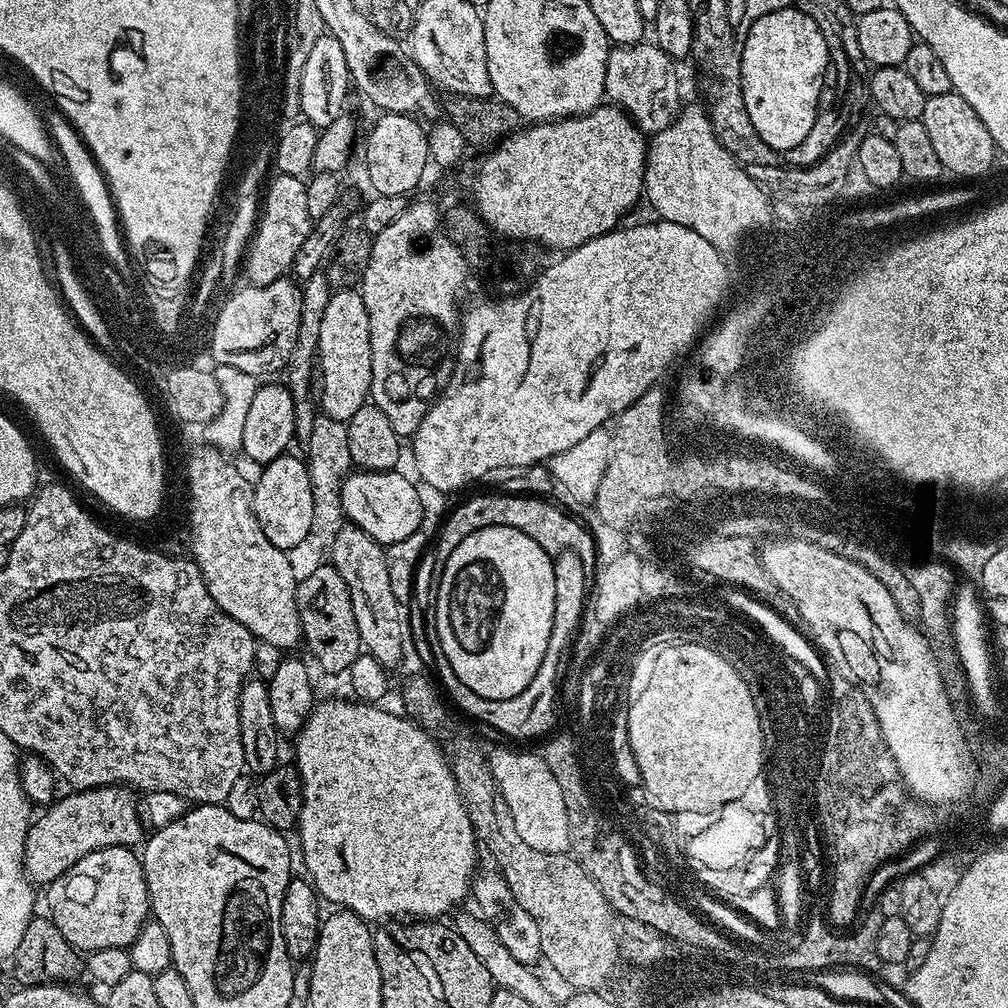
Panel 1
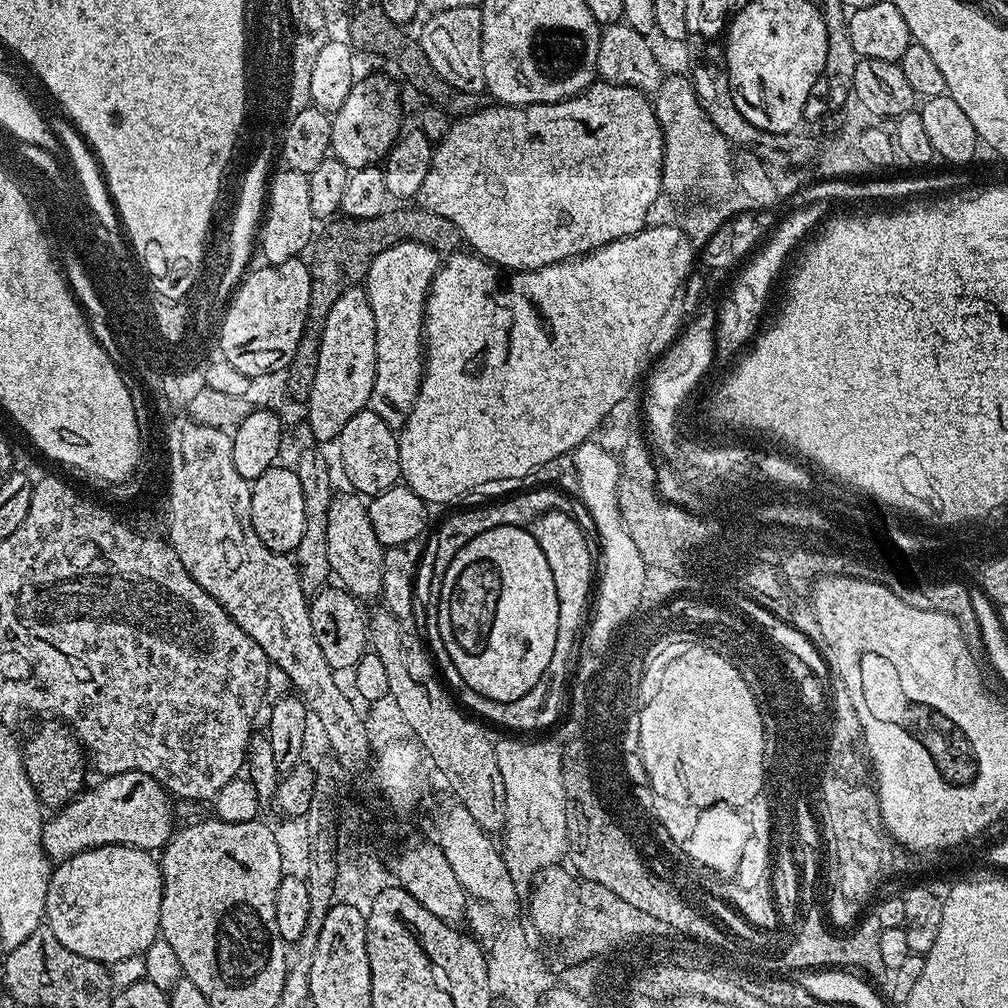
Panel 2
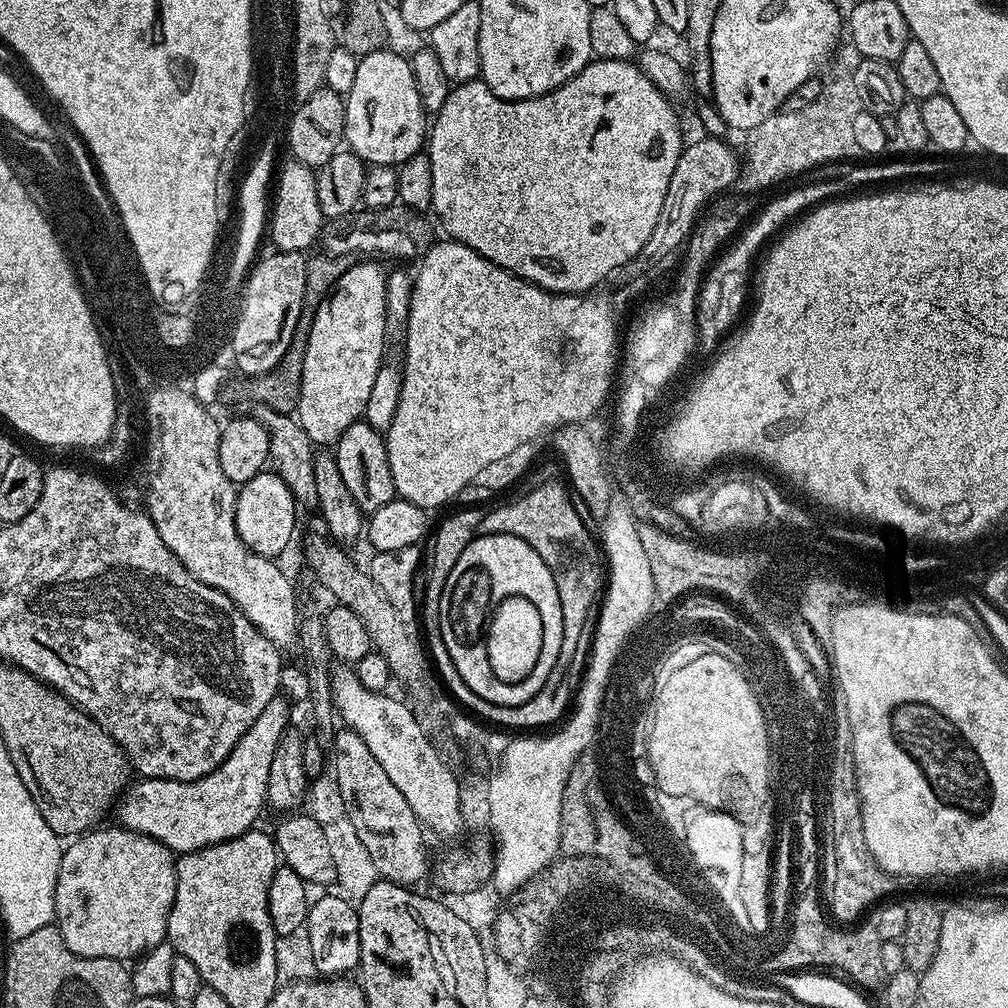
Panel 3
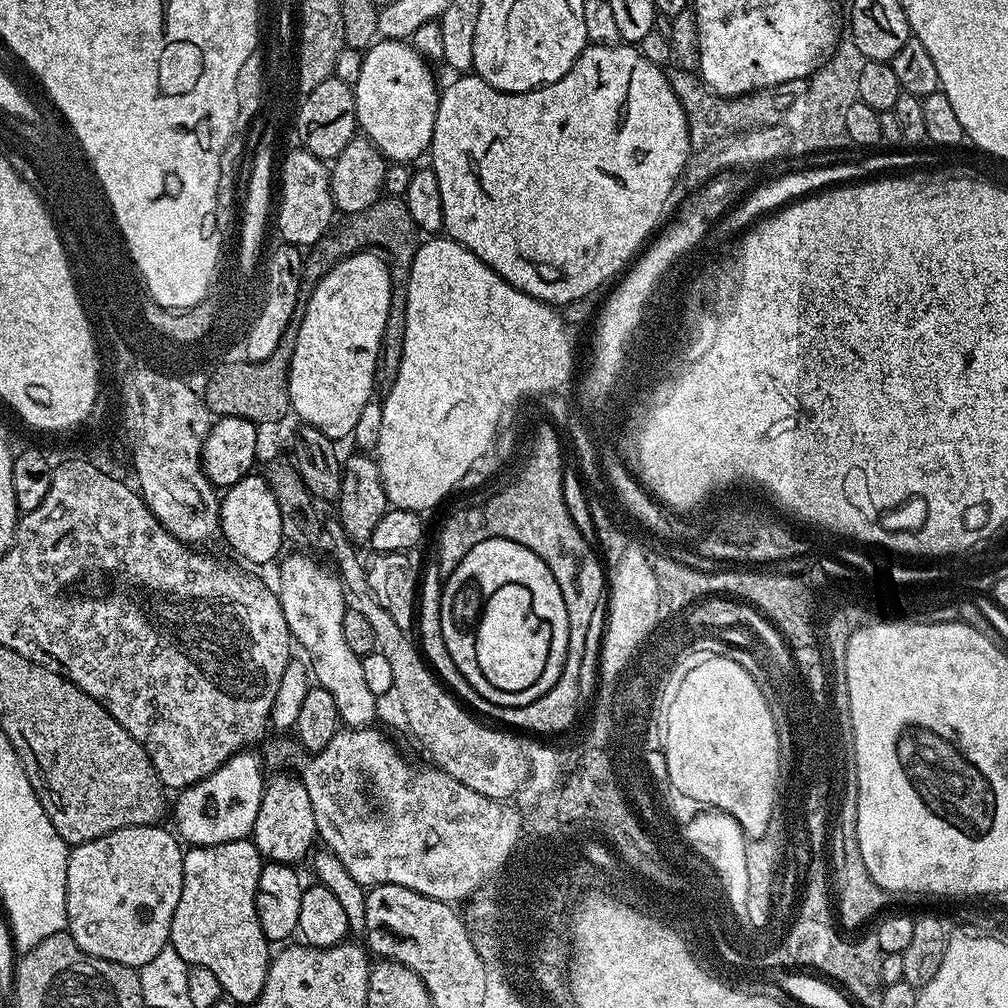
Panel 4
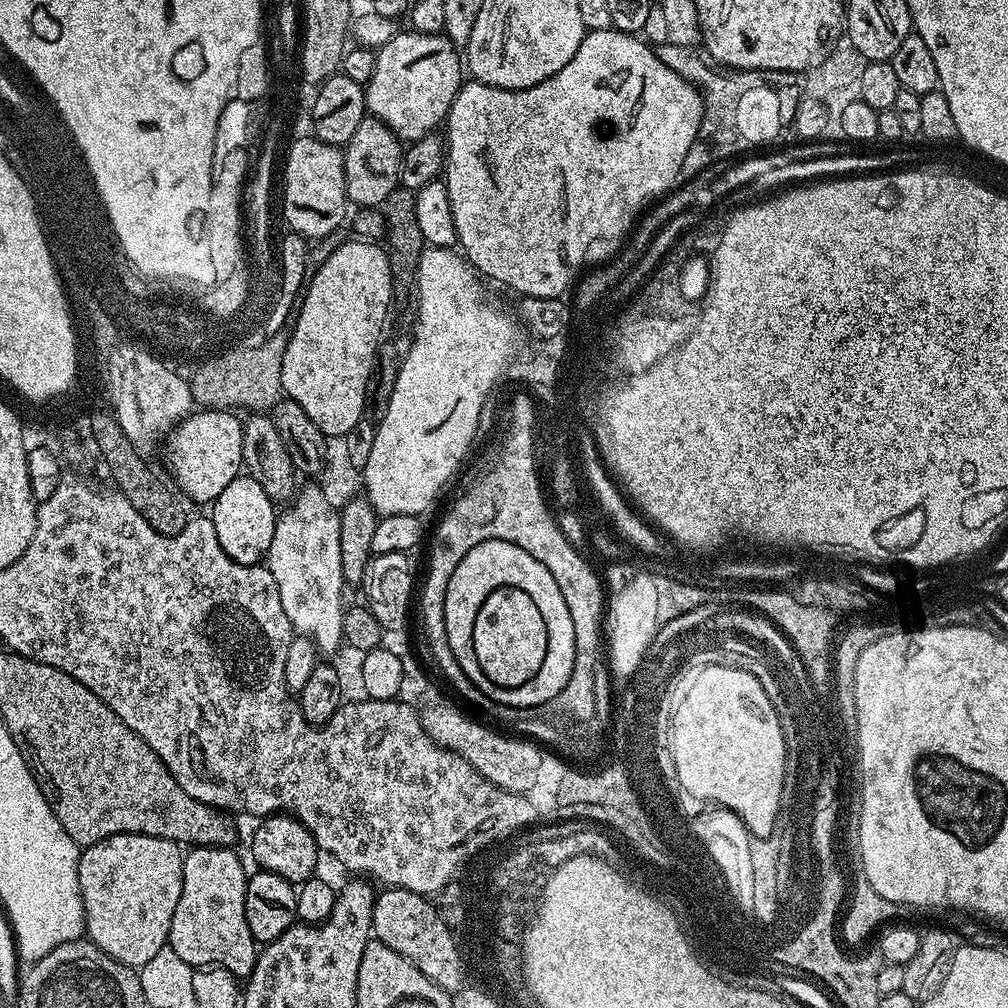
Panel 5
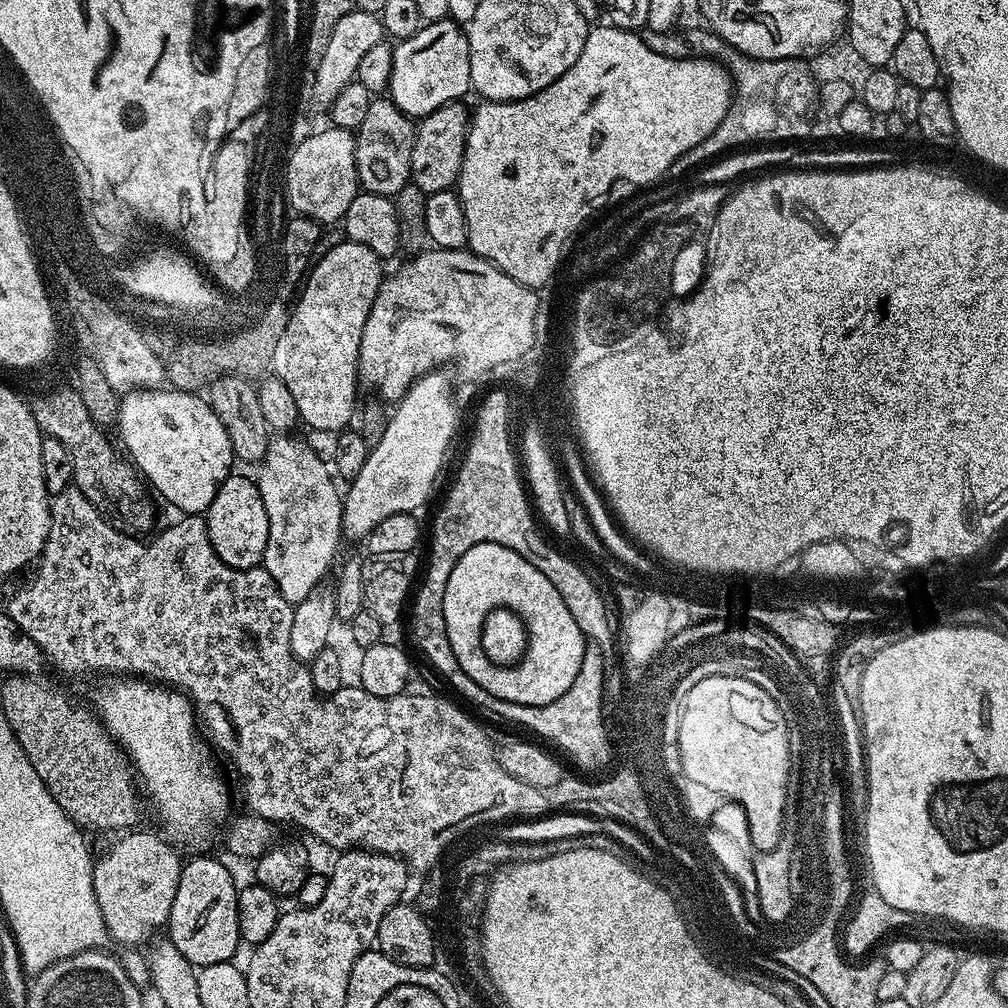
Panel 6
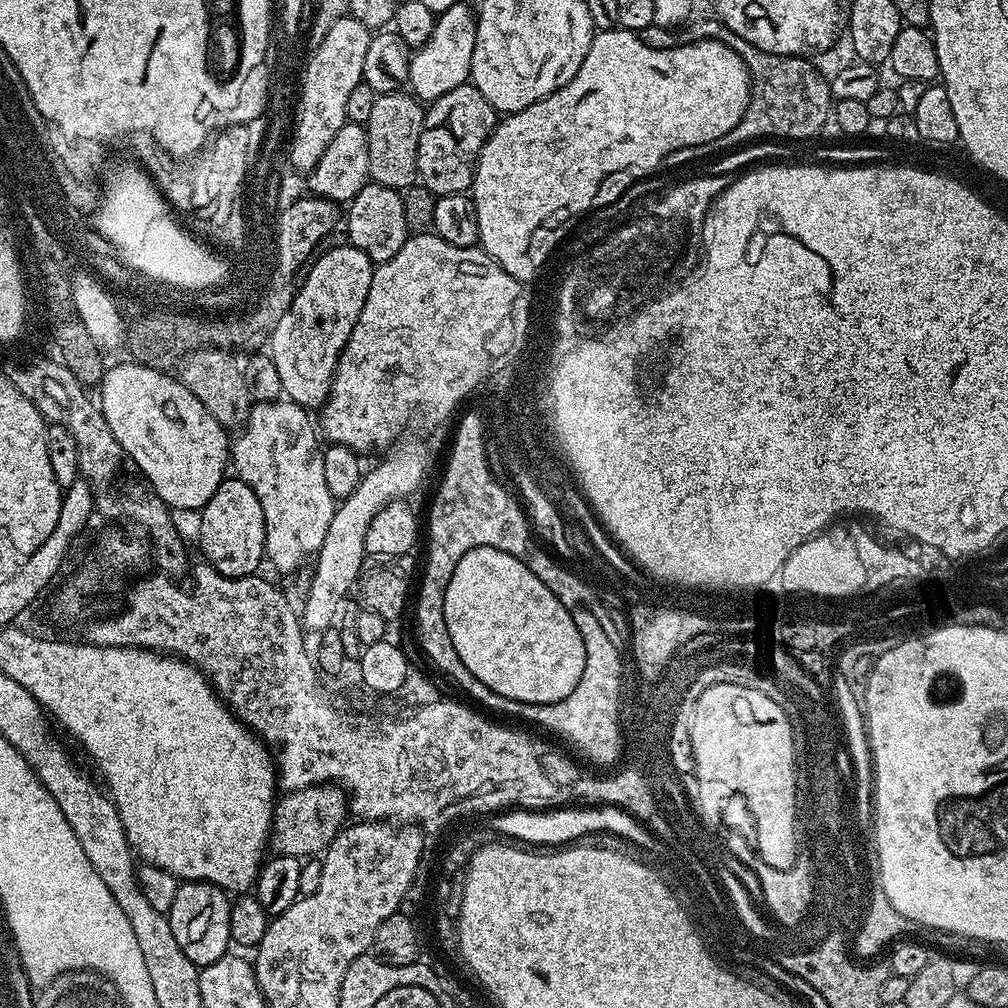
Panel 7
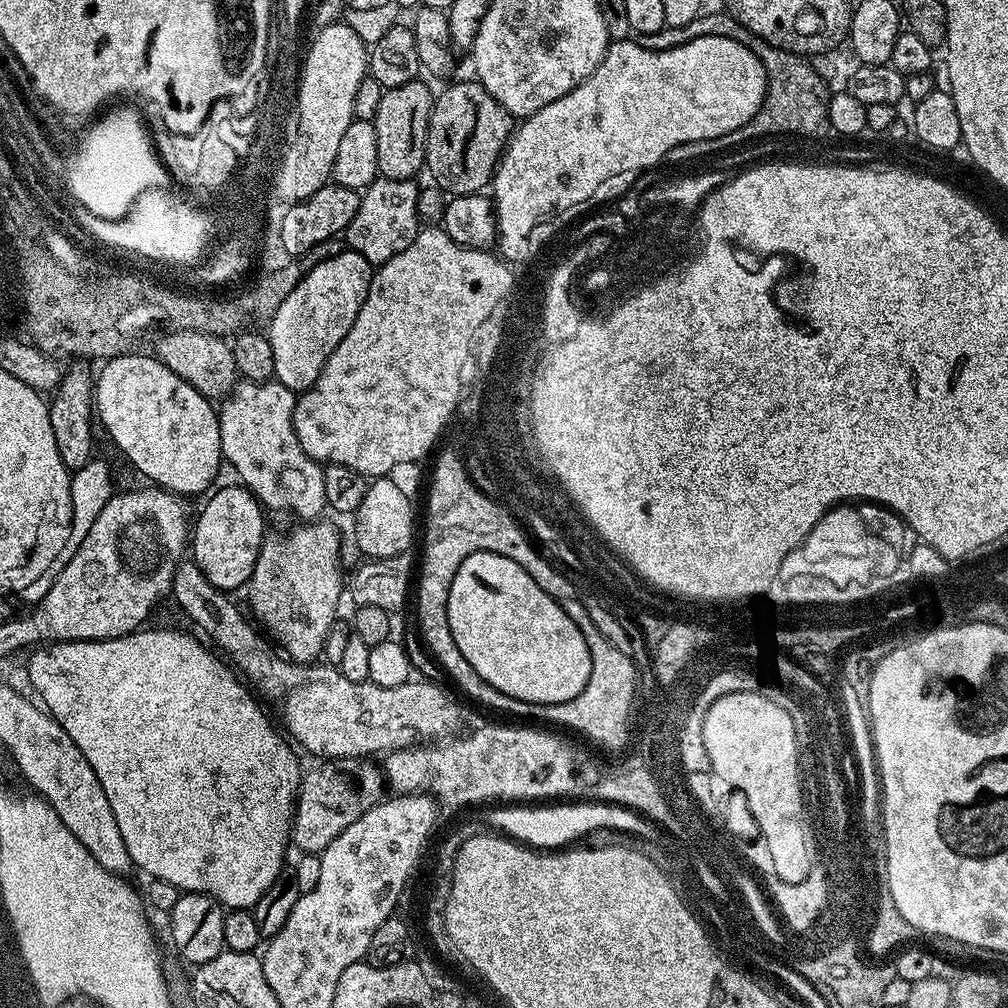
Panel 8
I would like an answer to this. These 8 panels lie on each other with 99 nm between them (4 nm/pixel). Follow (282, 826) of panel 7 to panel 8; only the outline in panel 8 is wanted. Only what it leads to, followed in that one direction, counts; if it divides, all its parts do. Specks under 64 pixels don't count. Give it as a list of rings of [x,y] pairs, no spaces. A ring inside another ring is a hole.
[[[349,758],[347,760],[329,760],[320,762],[317,768],[312,768],[303,773],[300,782],[300,792],[296,795],[296,813],[292,819],[291,843],[296,844],[304,854],[319,854],[323,852],[350,822],[358,822],[366,810],[370,810],[379,804],[386,792],[386,777],[379,767],[372,765],[373,761],[368,758]]]

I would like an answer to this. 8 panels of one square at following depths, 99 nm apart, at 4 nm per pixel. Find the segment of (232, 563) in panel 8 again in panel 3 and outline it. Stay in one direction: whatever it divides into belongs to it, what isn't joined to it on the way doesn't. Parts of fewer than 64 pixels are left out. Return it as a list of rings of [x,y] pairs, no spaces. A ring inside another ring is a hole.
[[[272,470],[259,472],[250,482],[239,485],[236,493],[234,522],[238,538],[254,554],[269,558],[280,558],[288,548],[292,535],[296,532],[296,514],[298,507],[286,483]]]

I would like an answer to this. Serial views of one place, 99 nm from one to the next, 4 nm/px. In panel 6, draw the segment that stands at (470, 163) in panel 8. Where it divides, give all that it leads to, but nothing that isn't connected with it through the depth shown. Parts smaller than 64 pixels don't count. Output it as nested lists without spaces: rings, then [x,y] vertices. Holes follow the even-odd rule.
[[[461,101],[447,104],[423,117],[417,125],[411,151],[411,183],[426,195],[449,191],[459,181],[470,123],[470,112],[465,106]]]

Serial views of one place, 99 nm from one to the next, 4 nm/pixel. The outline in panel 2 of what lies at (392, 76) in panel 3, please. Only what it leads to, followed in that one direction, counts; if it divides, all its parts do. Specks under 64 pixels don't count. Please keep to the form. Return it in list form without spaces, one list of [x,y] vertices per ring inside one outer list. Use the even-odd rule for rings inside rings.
[[[368,76],[353,83],[346,102],[331,117],[331,155],[341,160],[349,170],[375,165],[383,161],[388,151],[402,135],[400,128],[400,92],[388,76]]]

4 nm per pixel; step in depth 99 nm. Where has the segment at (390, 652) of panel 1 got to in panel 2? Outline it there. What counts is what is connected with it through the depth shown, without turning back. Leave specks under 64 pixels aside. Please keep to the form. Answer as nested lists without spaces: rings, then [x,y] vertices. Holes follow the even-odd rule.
[[[336,492],[329,502],[329,513],[326,514],[326,550],[329,551],[329,566],[331,575],[340,580],[339,583],[347,588],[357,600],[377,599],[382,590],[382,566],[384,565],[385,545],[380,543],[378,534],[374,534],[374,526],[370,522],[370,514],[365,497],[353,492]]]

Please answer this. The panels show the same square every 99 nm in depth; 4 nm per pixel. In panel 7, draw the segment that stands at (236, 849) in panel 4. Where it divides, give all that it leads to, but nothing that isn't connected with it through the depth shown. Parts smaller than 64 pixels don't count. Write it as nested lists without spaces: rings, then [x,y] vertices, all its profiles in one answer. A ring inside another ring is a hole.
[[[201,880],[184,882],[174,894],[174,902],[166,914],[170,922],[170,930],[174,930],[174,939],[182,946],[182,954],[190,958],[198,966],[218,962],[218,958],[229,955],[232,935],[230,934],[229,893],[224,889],[207,884]]]

